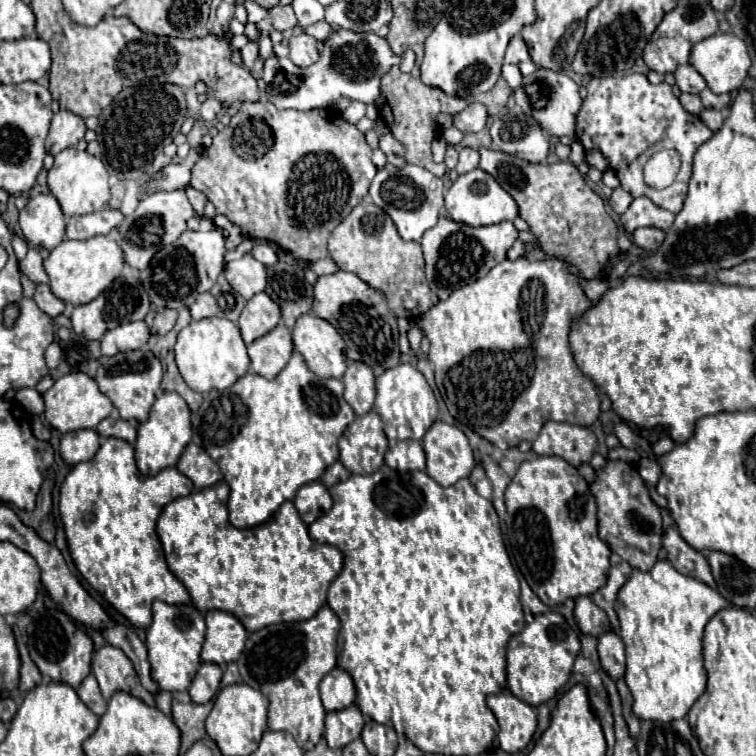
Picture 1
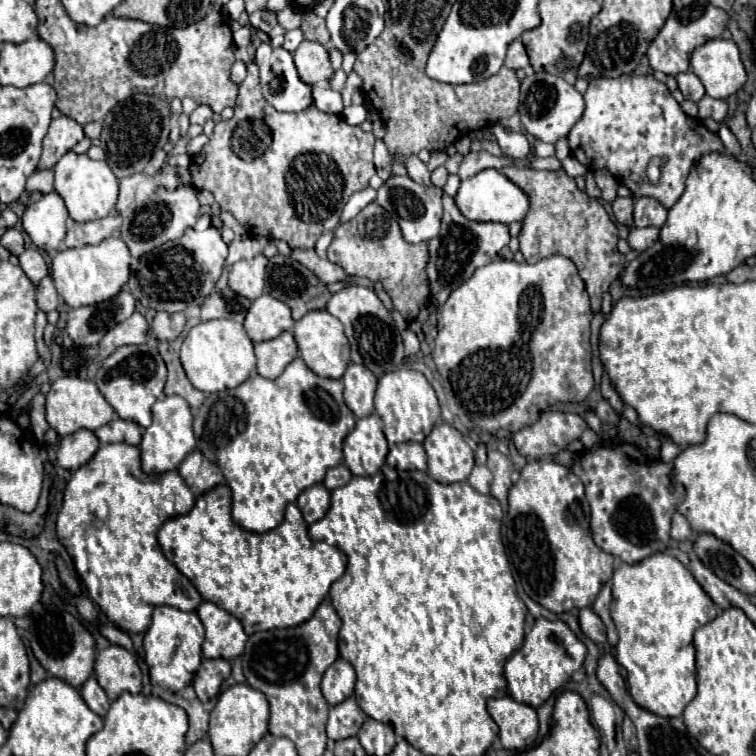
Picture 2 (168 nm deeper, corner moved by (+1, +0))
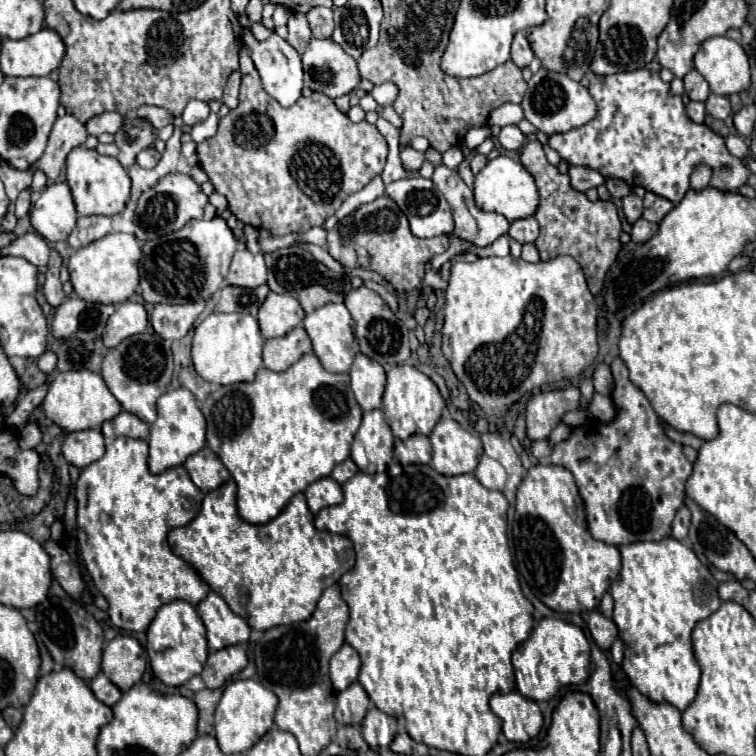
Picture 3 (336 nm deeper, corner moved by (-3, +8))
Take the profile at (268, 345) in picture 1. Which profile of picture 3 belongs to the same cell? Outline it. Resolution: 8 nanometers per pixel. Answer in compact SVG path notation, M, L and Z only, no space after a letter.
M298 325L288 335L274 337L264 343L264 367L272 371L286 371L310 349L312 349L310 339L304 327Z

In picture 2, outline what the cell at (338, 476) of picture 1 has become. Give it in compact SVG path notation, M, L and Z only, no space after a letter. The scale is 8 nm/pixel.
M340 463L340 465L332 467L332 469L326 473L326 477L324 477L324 485L332 491L332 489L336 489L336 487L346 485L350 479L352 479L352 473Z

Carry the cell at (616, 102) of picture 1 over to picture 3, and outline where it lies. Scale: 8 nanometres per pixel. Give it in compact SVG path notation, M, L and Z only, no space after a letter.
M636 69L630 73L614 73L604 77L594 75L590 79L588 91L598 105L596 117L582 127L576 127L562 135L552 135L548 139L548 145L556 149L560 157L566 159L570 165L584 165L584 167L600 171L604 177L616 177L626 181L628 185L640 185L646 191L652 191L664 199L670 199L674 205L688 191L692 167L698 163L704 163L712 169L712 181L710 181L712 187L738 191L742 185L748 185L748 177L752 175L752 171L742 163L742 159L730 155L730 151L724 145L724 137L720 137L706 125L694 123L686 115L682 97L674 95L670 91L670 83L664 83L658 77L658 73L648 69Z

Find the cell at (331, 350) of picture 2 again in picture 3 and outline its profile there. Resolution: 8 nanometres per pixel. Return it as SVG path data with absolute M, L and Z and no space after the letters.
M326 303L324 307L312 311L310 315L304 317L304 329L312 341L312 349L326 371L348 373L348 369L358 353L358 341L354 339L352 325L354 325L352 317L344 303Z

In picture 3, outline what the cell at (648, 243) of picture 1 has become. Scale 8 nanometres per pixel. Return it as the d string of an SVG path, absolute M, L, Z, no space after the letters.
M638 219L638 221L632 225L630 237L632 237L634 243L644 243L644 241L652 239L656 233L658 233L658 225L656 225L656 223L650 223L650 221L646 221L646 219Z

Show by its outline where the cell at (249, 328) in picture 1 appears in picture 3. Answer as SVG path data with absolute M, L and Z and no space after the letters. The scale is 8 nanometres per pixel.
M270 291L258 311L258 325L260 325L260 333L264 339L270 337L282 337L288 331L292 331L296 325L302 323L304 319L304 311L298 303L298 299L294 299L292 295L286 293L274 293Z

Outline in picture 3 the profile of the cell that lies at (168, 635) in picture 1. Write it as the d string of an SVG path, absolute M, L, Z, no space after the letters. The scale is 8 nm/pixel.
M176 599L162 605L148 627L148 645L146 645L150 665L154 675L172 687L184 685L190 677L200 675L206 657L208 657L208 643L206 643L206 627L196 611L194 605L188 601Z

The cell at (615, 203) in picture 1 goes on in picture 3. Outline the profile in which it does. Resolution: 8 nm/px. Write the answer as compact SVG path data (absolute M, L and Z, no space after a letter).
M634 193L626 195L622 199L622 211L624 211L628 223L636 223L642 217L642 199L638 195L634 195Z

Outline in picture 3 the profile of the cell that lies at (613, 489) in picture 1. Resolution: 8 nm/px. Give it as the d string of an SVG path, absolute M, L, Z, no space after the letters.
M614 359L610 369L614 375L612 399L618 411L616 419L606 425L588 423L588 425L576 427L566 441L554 445L550 457L552 457L552 463L572 471L578 491L584 499L588 529L594 539L616 545L616 547L630 545L636 541L662 541L670 537L670 525L672 525L674 513L684 503L684 485L692 473L692 463L684 457L682 445L666 437L664 427L660 425L644 393L630 383L628 369L624 367L622 359Z

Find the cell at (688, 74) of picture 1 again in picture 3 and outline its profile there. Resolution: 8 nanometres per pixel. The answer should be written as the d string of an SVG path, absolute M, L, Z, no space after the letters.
M692 69L692 71L684 77L684 87L686 87L686 93L688 93L688 97L690 97L692 101L694 101L694 99L704 101L704 99L710 95L710 89L708 89L706 79L704 79L696 69Z

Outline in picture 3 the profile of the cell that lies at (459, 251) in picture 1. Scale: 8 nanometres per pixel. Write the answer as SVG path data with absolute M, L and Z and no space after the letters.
M438 165L434 169L434 175L432 175L432 183L442 191L442 195L446 197L446 201L450 203L452 207L452 215L454 215L454 229L452 229L452 235L472 243L474 247L488 247L492 245L498 237L506 235L508 229L510 229L510 223L504 215L498 215L498 213L486 213L486 211L480 211L476 205L474 205L474 199L472 199L472 189L464 185L464 181L460 179L460 175L452 169L448 169L446 165Z

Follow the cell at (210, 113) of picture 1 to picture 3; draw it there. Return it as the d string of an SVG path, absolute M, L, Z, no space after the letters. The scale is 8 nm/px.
M194 99L194 101L190 101L190 103L186 105L186 109L184 109L184 113L182 113L182 119L184 119L186 125L196 125L196 123L202 123L202 121L208 117L208 113L210 113L208 103Z

